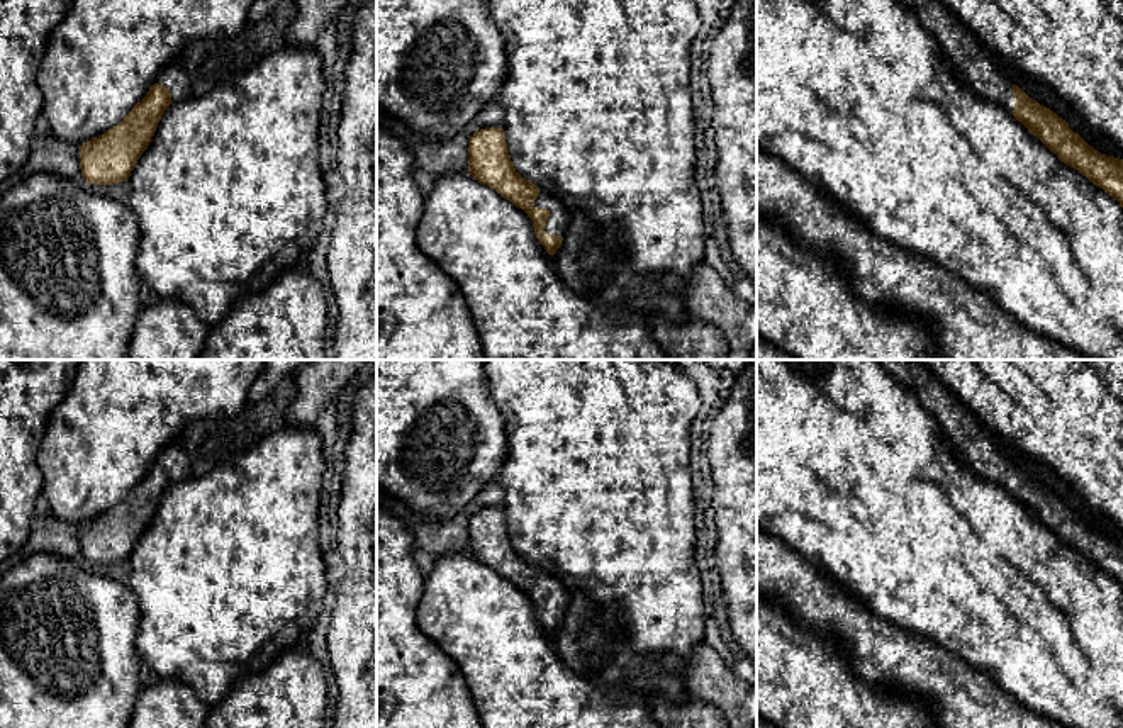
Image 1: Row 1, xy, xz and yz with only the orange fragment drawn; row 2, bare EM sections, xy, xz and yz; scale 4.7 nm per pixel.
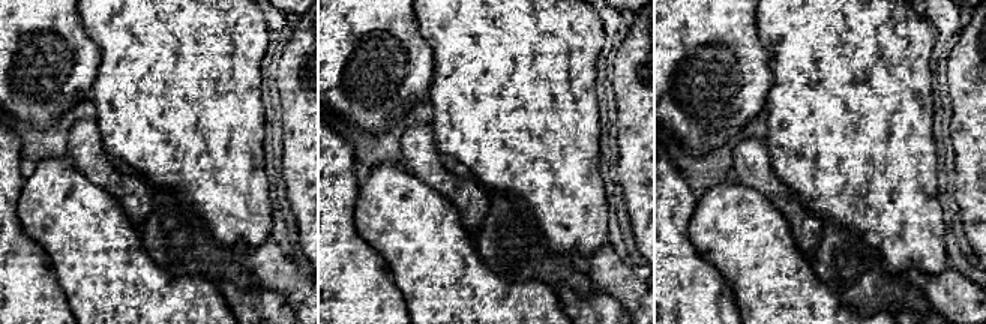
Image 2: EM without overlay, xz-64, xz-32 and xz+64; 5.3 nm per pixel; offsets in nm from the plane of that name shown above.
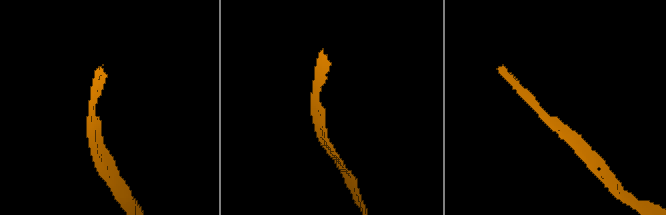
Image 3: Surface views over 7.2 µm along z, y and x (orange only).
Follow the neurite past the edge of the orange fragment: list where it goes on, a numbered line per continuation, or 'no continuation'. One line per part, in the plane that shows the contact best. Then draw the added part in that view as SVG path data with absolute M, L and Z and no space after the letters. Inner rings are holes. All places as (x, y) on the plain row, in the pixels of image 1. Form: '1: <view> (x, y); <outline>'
1: xz (557, 603); M539 568L534 579L536 589L546 589L551 596L546 601L545 613L563 618L567 606L570 602L572 592L563 585L562 579L545 568Z

